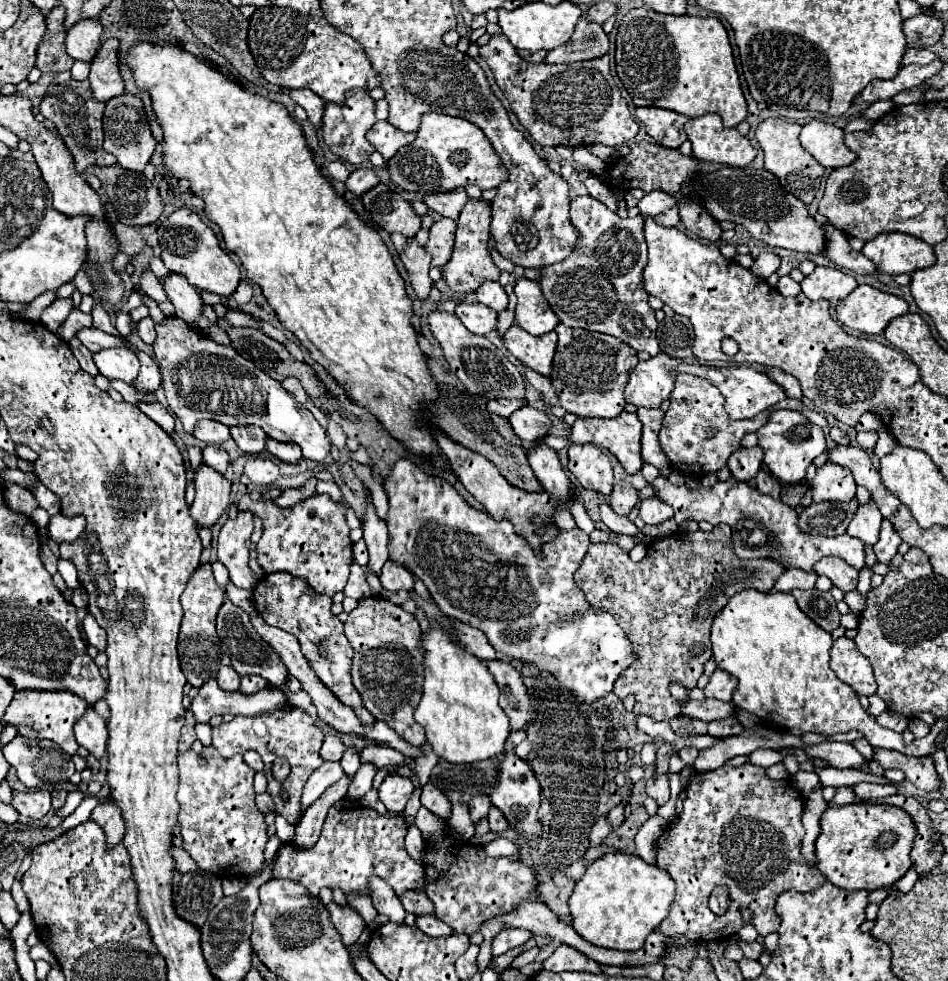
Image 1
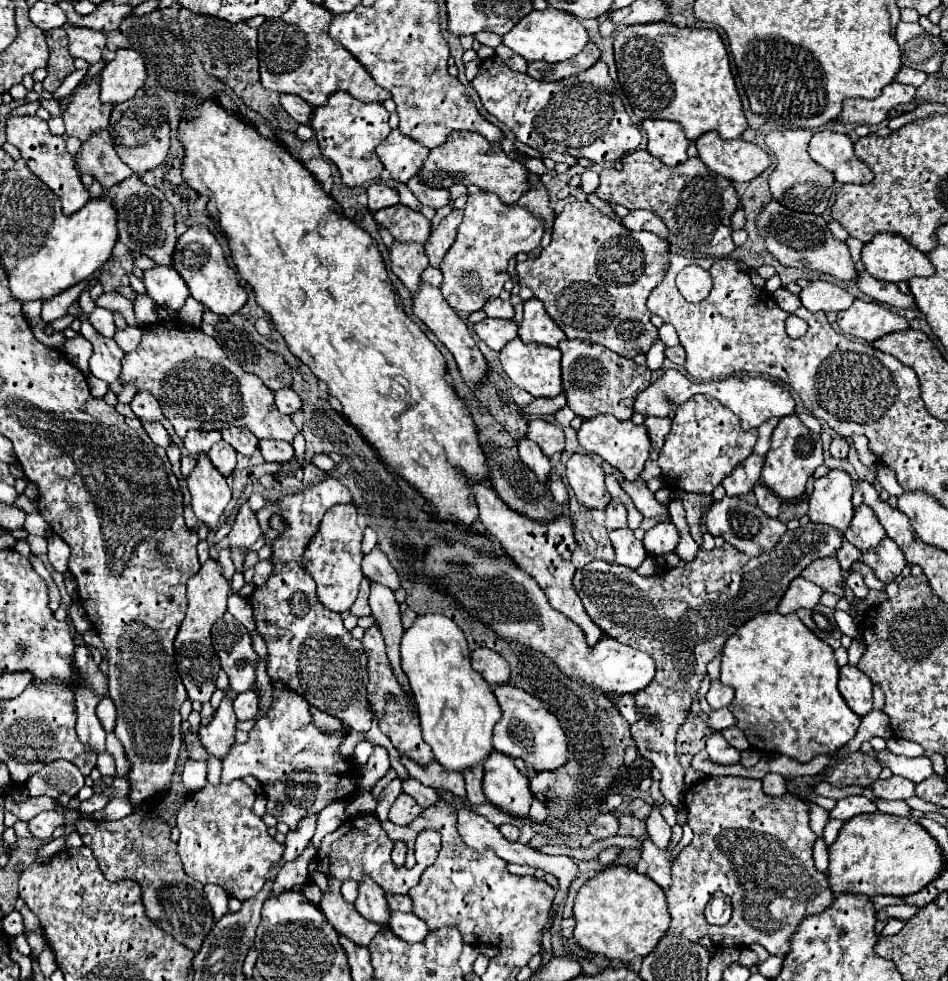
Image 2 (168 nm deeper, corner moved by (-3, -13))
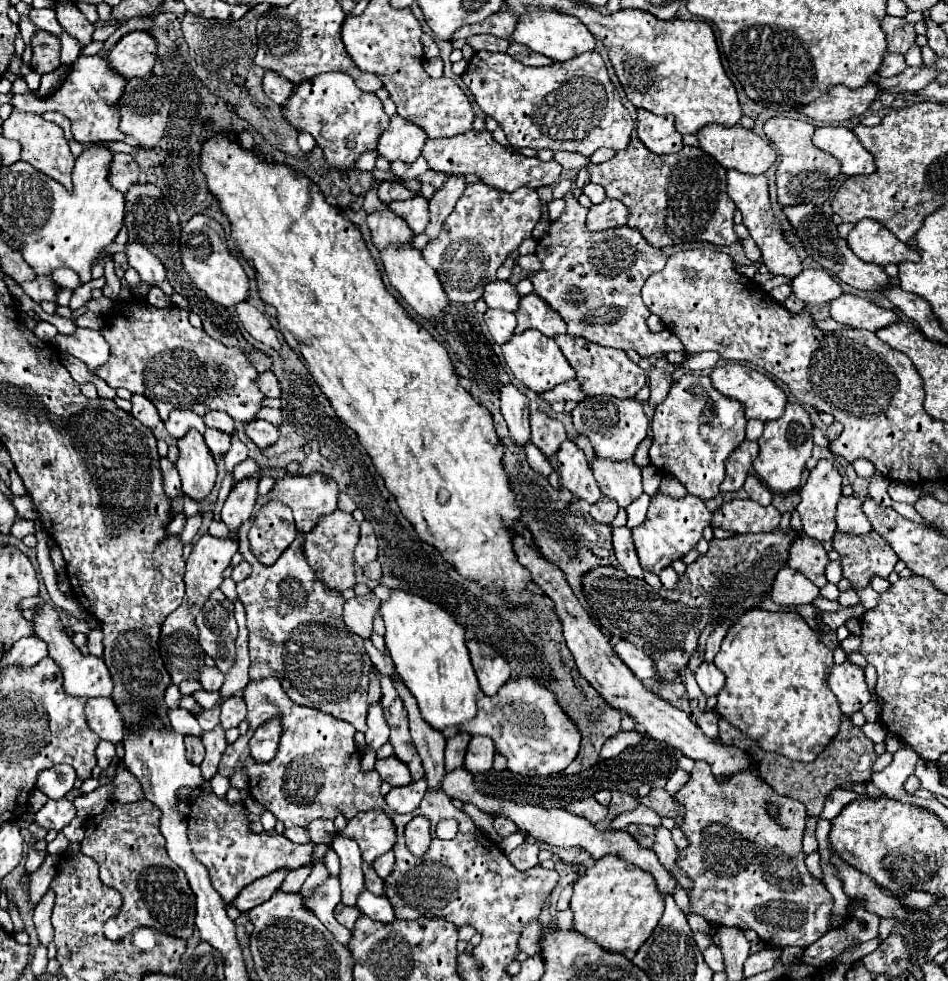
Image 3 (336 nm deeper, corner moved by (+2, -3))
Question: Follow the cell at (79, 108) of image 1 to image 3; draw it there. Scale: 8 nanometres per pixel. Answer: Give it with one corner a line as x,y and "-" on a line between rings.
113,153
113,161
109,165
109,183
119,189
127,191
133,183
139,181
139,167
131,153

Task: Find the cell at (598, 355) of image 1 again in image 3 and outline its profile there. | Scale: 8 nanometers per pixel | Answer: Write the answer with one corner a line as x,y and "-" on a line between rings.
569,333
553,337
559,349
563,351
565,359
577,373
577,381
581,383
581,391
589,397
599,397
599,395
611,395
617,399
633,399
637,391
645,385
645,371
633,363
625,351
619,349
609,349
601,347
597,343
591,343
583,337
573,337

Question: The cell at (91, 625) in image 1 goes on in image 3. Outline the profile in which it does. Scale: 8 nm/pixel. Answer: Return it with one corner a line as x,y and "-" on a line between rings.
41,603
39,605
39,615
33,619
35,627
37,627
37,637
43,639
49,647
49,655
51,659
61,667
63,671
63,689
67,695
73,697
111,697
113,691
113,683
109,679
109,671
103,663
101,657
95,655
83,655
81,649
75,647
75,643
71,641
71,637
65,633
65,627
57,615
57,611
47,605

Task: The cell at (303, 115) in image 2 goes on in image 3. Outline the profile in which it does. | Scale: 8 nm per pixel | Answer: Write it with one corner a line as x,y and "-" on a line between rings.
265,71
263,89
265,89
267,97
271,97
279,105
283,105
293,93
293,85
285,77
281,77
277,73
271,73
271,71

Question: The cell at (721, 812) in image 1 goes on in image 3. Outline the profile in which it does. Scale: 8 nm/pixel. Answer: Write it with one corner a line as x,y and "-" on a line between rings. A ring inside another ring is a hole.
695,761
691,779
675,793
677,801
685,807
683,833
689,841
685,849
679,849
677,867
691,879
689,889
689,913
705,917
713,925
727,925
739,929
753,929
771,947
797,945
801,949
815,943
829,929
829,913
833,909
833,897
825,889
821,879
815,879
805,867
803,855
803,831
805,831
805,805
797,799
775,793
761,777
751,771
741,771
727,779
717,779
711,765
-
769,803
777,805
777,815
769,813

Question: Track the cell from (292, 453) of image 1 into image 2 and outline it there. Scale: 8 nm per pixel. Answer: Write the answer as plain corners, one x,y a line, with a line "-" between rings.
260,441
258,447
260,447
264,461
286,463
294,457
294,449
292,445
286,445
286,441

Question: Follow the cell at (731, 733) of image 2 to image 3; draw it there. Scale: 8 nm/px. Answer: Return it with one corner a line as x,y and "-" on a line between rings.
843,717
839,735
835,735
835,739
825,747
825,751
811,763
791,761
791,759
777,755
777,753
767,755
765,751
761,751
755,745
755,741
751,741
747,735
743,735
739,729
735,729
725,719
719,719
719,741
725,747
739,747
739,749
751,753
753,759
757,759
761,763
761,779
767,781
779,795
799,799
807,807
809,817
819,815
831,789
839,787
841,783
851,783
851,781
853,783
869,783
871,773
873,773
873,763
877,759
877,753
873,749
873,741
867,739
859,727
853,727
849,717

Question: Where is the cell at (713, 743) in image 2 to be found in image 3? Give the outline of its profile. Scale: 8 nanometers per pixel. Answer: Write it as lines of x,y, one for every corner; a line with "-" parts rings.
709,709
709,711
705,711
705,713
697,719
697,725
699,725
699,729
701,729
709,739
719,739
717,721
719,721
717,711
715,711
715,709

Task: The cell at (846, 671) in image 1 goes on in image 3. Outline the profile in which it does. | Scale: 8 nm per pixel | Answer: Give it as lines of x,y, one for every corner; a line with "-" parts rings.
845,661
831,669
829,687
837,695
843,715
853,715
855,711
861,711
865,703
871,701
863,669
853,665
851,661

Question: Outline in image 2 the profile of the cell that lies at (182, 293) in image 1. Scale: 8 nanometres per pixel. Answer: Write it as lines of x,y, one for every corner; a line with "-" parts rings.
156,265
154,269
146,269
142,283
146,285
146,293
158,305
168,305
176,313
190,295
190,291
186,289
182,277
178,277
178,271
174,267

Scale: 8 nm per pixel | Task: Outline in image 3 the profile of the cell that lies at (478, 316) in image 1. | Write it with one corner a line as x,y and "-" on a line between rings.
487,309
483,317
489,327
489,333
493,335
493,339
499,345
509,341
509,337
513,335
513,329
515,329
515,313
503,311
503,309

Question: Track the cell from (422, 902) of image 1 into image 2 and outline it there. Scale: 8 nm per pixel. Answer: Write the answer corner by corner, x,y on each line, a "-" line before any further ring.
384,893
386,903
392,911
404,911
410,913
412,911
412,901
408,895
394,895
394,893

